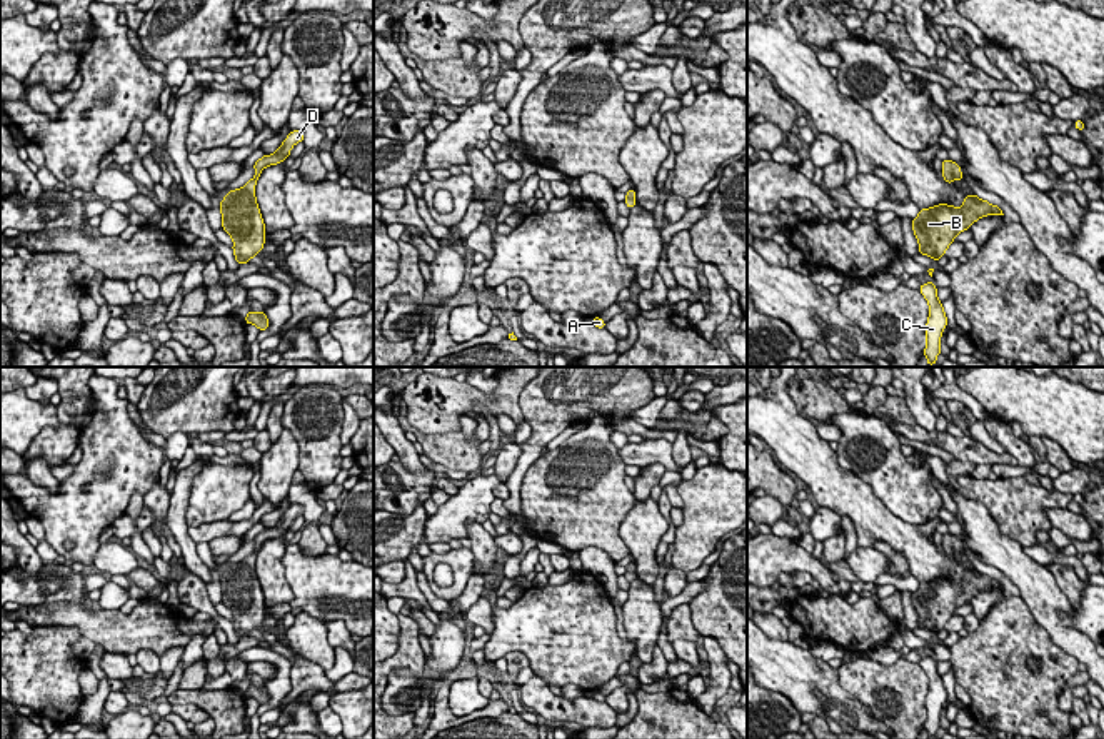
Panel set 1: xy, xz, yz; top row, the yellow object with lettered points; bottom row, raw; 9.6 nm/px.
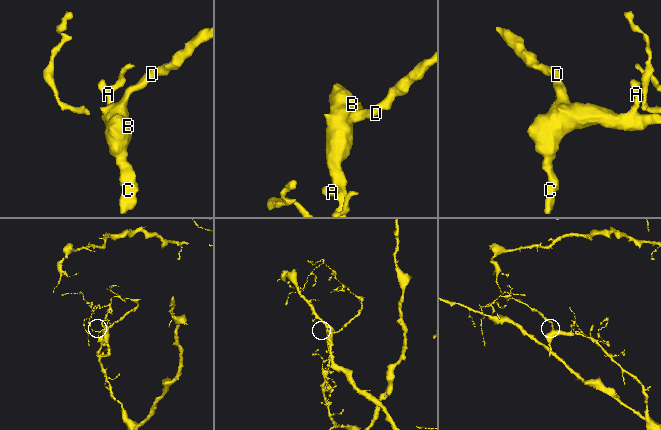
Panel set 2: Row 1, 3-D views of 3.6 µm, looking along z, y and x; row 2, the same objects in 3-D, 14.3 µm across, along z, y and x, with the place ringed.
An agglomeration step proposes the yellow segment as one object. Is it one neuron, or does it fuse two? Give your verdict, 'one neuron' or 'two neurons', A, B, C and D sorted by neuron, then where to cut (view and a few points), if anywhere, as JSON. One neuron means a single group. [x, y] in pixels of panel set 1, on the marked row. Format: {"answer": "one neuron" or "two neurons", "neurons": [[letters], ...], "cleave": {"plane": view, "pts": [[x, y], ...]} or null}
{"answer": "one neuron", "neurons": [["A", "B", "C", "D"]], "cleave": null}

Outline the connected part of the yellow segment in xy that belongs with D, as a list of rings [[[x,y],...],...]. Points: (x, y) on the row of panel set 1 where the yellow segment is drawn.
[[[292,130],[272,155],[253,163],[255,175],[242,189],[230,190],[220,202],[222,229],[233,240],[233,255],[238,265],[250,262],[265,244],[265,224],[257,204],[255,185],[260,172],[268,165],[285,162],[295,143],[304,142],[300,130]]]

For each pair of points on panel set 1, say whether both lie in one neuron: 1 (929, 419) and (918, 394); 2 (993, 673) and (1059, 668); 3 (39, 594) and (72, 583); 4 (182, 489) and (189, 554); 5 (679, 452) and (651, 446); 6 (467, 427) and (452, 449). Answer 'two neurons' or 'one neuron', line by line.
1: one neuron
2: one neuron
3: one neuron
4: one neuron
5: two neurons
6: two neurons

